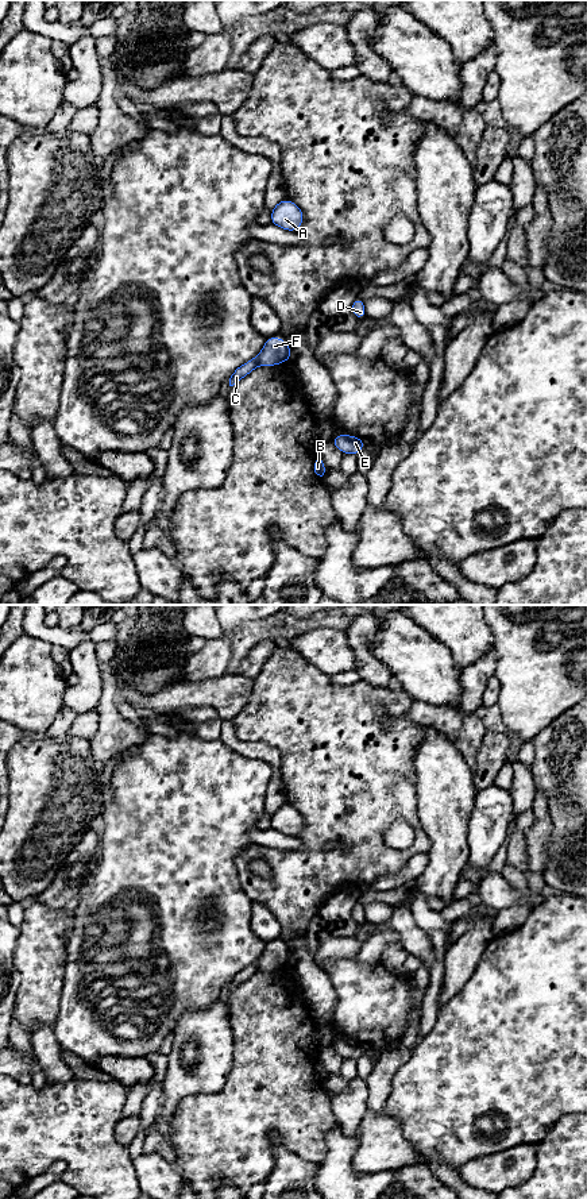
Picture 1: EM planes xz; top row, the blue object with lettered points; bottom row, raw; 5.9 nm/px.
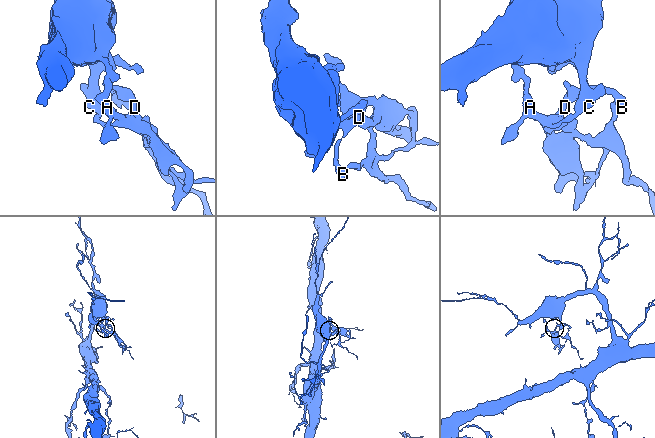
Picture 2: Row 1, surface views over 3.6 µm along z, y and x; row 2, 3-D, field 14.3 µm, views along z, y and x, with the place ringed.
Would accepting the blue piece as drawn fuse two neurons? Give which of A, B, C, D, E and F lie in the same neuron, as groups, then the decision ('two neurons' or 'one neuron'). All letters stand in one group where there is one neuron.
A B C D E F; one neuron

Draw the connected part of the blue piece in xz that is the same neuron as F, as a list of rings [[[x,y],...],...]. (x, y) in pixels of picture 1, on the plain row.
[[[279,941],[266,942],[264,951],[259,960],[232,976],[232,980],[229,983],[229,991],[237,988],[242,983],[248,980],[258,971],[277,971],[279,968],[285,968],[290,963],[290,951],[286,949],[283,944],[281,944]]]

